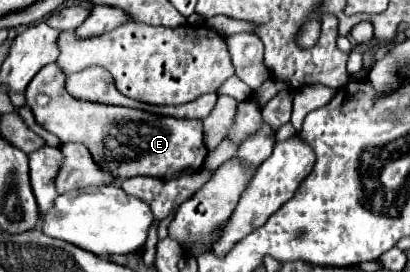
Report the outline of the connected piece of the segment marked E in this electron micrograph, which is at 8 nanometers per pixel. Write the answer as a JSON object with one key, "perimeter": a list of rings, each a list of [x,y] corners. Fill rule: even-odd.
{"perimeter":[[[57,63],[45,65],[33,77],[25,91],[25,97],[35,115],[35,121],[43,129],[55,133],[61,141],[83,143],[85,147],[89,147],[95,163],[101,169],[111,171],[121,179],[137,175],[177,179],[203,167],[207,147],[203,143],[201,121],[173,119],[129,107],[79,101],[65,91],[65,73],[57,67]]]}

